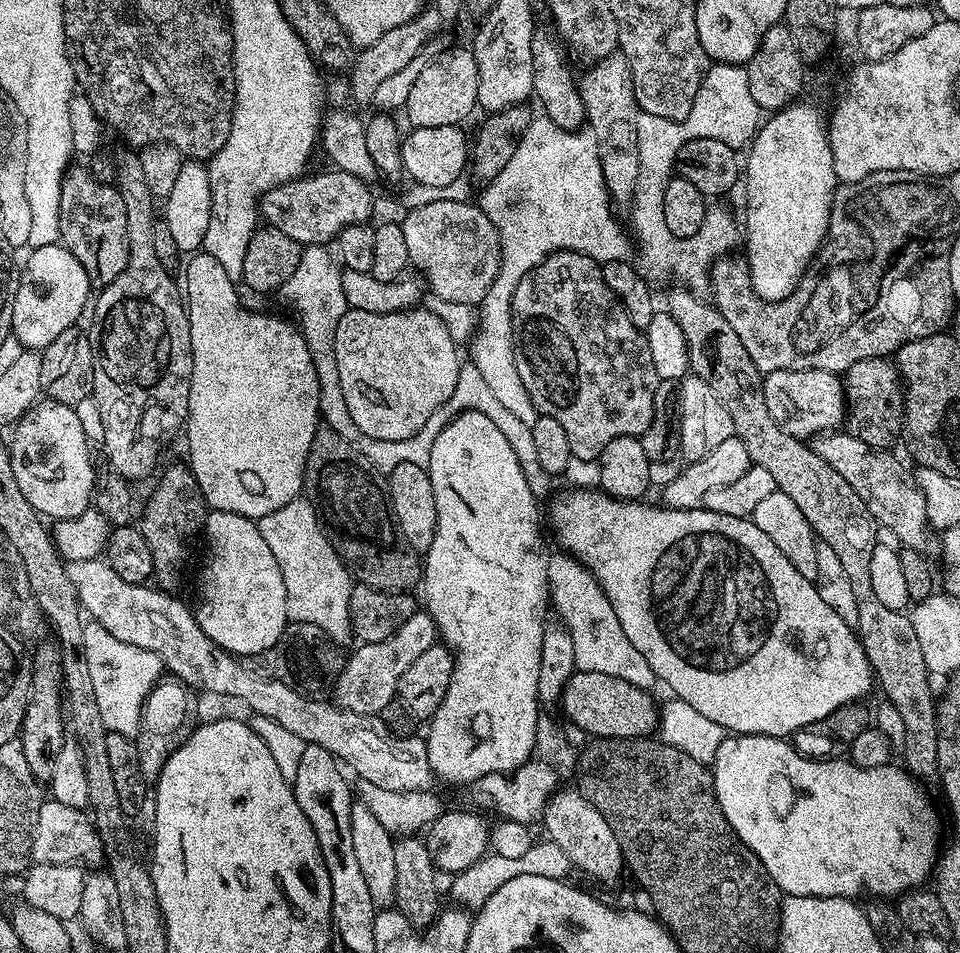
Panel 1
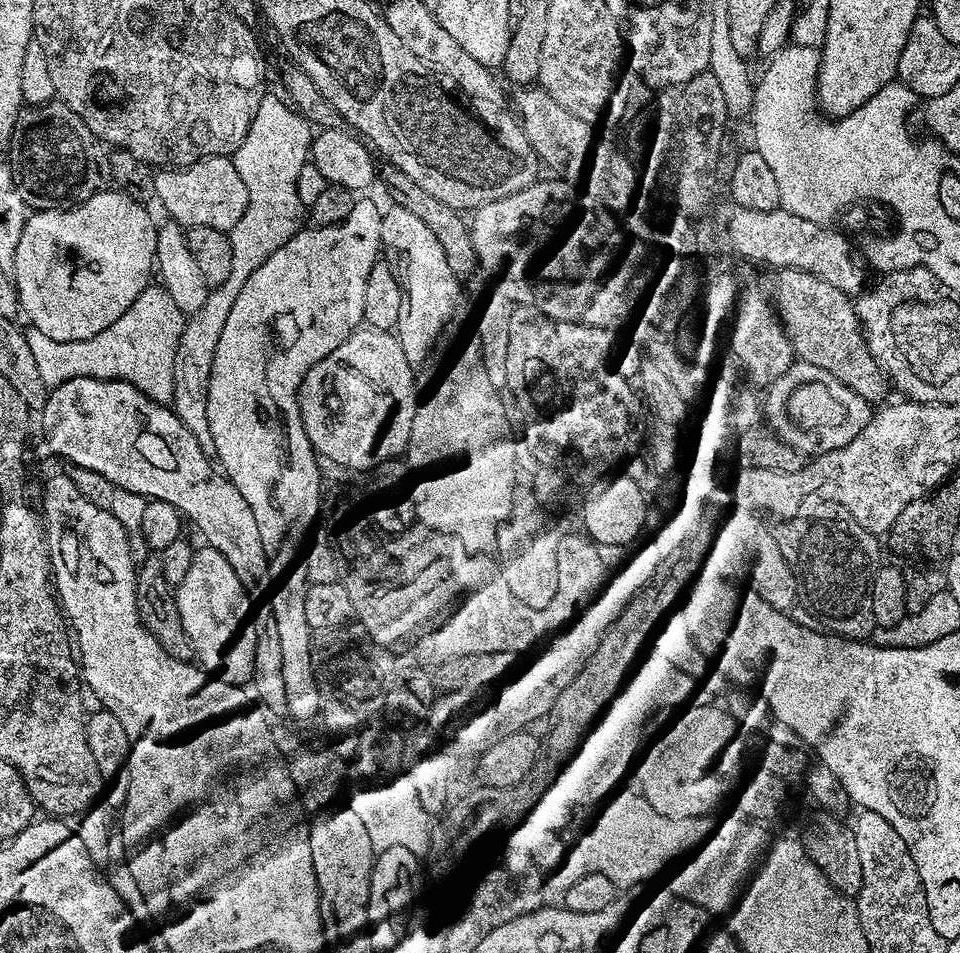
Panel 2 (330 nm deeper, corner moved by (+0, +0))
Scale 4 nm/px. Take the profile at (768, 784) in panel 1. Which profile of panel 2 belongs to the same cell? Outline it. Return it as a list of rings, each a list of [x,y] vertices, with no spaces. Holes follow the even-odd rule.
[[[695,704],[685,707],[679,713],[681,716],[649,748],[647,745],[643,749],[634,768],[634,777],[636,776],[637,782],[640,783],[640,795],[646,798],[650,806],[654,806],[654,810],[658,810],[658,814],[675,820],[691,816],[707,817],[728,795],[733,795],[732,787],[736,783],[737,787],[742,780],[740,771],[744,768],[744,744],[740,741],[741,733],[738,731],[736,720],[723,707]]]

